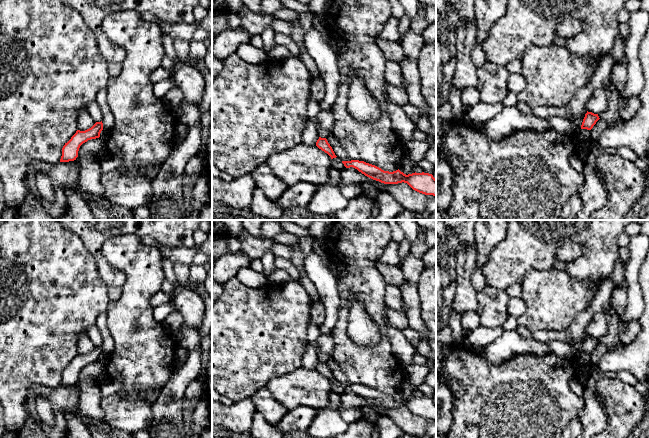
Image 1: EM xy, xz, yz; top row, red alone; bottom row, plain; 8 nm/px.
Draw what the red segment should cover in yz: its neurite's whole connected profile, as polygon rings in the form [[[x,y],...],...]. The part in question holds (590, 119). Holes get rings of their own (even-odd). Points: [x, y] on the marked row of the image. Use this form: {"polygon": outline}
{"polygon": [[[587,111],[587,113],[585,114],[585,117],[583,119],[581,129],[591,130],[599,119],[600,118],[599,118],[598,114],[594,114],[592,112]]]}

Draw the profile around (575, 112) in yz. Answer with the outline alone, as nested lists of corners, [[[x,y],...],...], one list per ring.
[[[609,54],[604,55],[590,82],[579,89],[566,107],[535,107],[532,109],[531,114],[546,120],[552,116],[559,116],[568,119],[581,129],[583,119],[587,113],[585,108],[586,102],[595,89],[605,89],[610,85],[610,73],[613,66],[612,57]]]

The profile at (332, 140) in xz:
[[[332,132],[327,136],[326,139],[327,139],[328,143],[330,144],[330,146],[332,147],[335,155],[341,161],[351,161],[351,159],[348,157],[347,153],[341,147],[339,141],[337,140],[337,138],[335,137],[335,135]]]

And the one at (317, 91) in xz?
[[[314,78],[311,89],[310,95],[315,98],[319,103],[323,100],[325,96],[325,84],[320,78]]]

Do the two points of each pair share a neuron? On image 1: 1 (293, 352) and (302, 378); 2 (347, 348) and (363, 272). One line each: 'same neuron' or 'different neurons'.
1: different neurons
2: same neuron

